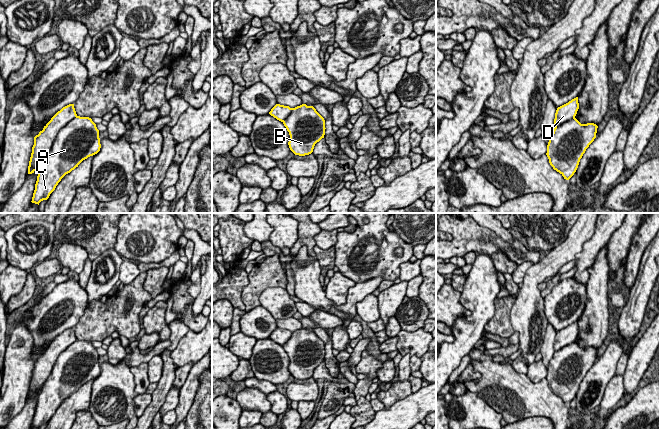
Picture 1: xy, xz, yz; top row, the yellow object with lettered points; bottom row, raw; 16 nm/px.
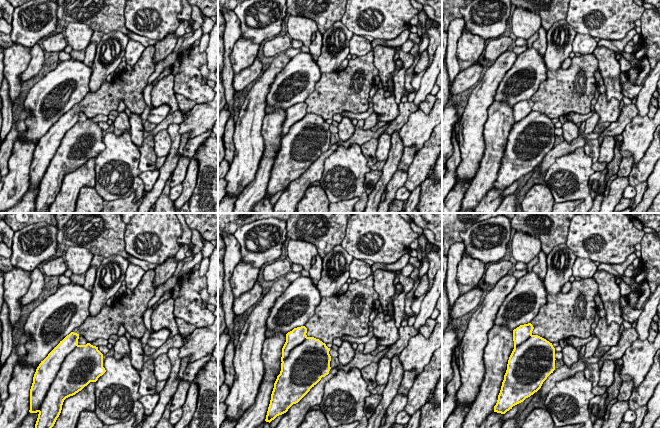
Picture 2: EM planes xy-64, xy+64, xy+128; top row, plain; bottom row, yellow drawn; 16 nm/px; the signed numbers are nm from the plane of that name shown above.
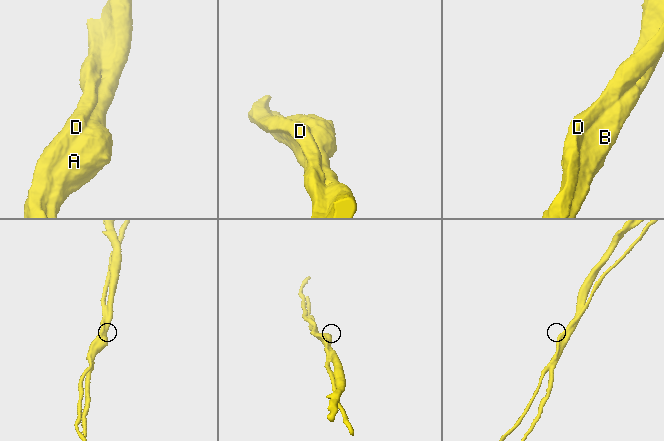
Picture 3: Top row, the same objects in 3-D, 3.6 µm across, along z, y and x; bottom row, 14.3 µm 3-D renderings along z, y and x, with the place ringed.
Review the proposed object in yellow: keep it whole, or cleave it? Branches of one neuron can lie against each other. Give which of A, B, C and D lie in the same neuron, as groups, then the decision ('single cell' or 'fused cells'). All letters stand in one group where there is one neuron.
groups A B C / D; fused cells

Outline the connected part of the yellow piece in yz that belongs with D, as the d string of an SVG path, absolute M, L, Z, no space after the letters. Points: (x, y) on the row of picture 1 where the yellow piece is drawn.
M578 97L557 108L555 113L554 125L558 127L563 123L575 118L579 109Z

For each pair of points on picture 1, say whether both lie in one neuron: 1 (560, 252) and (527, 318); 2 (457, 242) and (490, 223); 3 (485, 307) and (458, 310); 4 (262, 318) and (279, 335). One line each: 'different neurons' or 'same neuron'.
1: same neuron
2: different neurons
3: different neurons
4: same neuron

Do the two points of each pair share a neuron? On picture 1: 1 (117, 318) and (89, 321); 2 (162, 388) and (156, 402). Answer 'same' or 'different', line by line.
1: same
2: same

